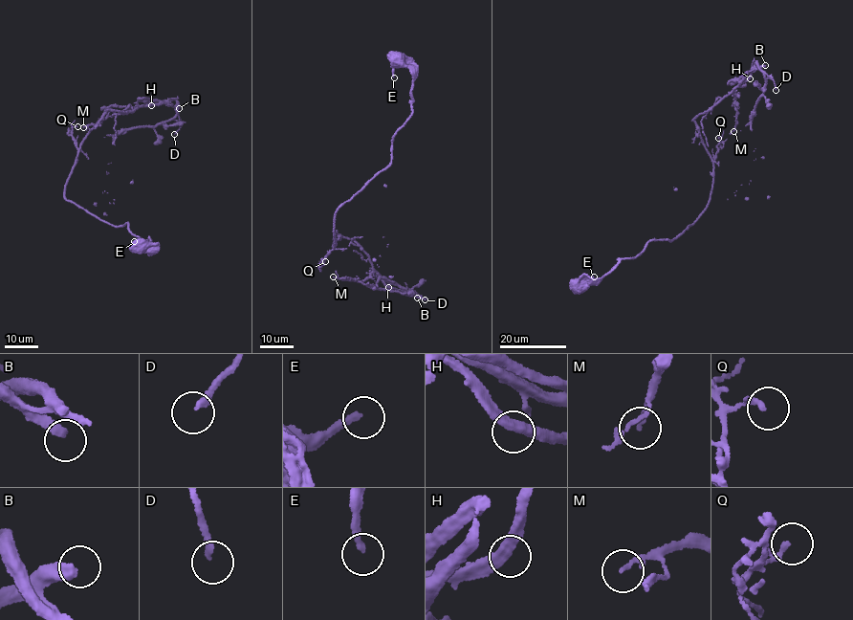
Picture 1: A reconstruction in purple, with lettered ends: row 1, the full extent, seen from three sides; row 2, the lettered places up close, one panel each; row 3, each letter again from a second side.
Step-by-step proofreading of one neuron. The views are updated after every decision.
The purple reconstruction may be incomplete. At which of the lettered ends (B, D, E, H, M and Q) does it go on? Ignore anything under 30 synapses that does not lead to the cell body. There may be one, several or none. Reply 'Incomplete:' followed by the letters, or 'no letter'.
Incomplete: B

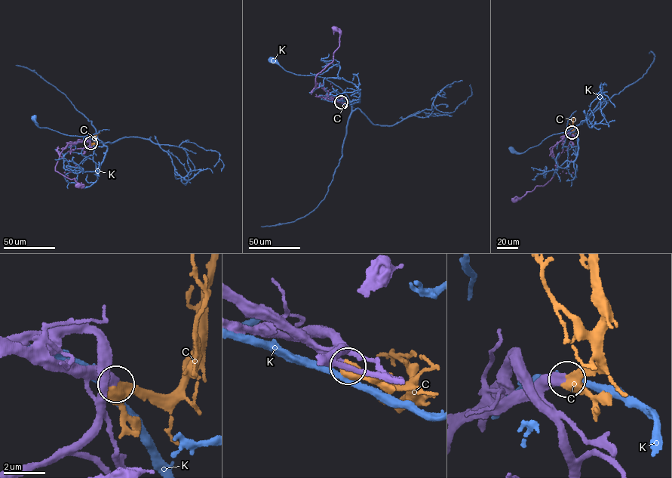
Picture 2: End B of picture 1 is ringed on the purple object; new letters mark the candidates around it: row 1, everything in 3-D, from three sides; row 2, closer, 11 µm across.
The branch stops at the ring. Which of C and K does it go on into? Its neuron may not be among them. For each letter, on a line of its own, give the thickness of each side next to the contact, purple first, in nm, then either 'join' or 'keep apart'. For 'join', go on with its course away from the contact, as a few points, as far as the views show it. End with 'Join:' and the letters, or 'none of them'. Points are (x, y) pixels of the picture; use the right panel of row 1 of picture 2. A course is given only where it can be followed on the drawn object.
C: calibres 480 and 420 nm; join; course (572, 132), (574, 118)
K: calibres 550 and 360 nm; keep apart
Join: C

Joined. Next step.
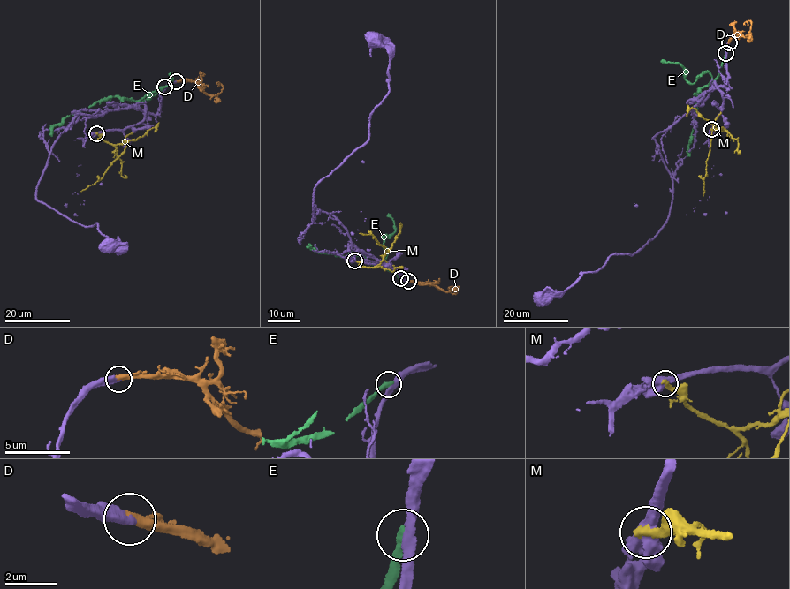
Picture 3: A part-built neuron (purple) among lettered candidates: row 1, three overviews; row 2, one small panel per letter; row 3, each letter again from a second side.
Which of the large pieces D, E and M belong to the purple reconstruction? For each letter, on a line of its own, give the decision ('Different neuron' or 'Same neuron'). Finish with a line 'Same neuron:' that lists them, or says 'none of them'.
D: Same neuron
E: Different neuron
M: Different neuron
Same neuron: D

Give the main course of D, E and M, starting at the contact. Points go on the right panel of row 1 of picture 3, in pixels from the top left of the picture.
D: (728, 42), (736, 33), (740, 35), (750, 35), (751, 23), (747, 21), (745, 25)
E: (725, 52), (718, 73), (711, 84), (704, 86), (696, 94), (697, 100), (688, 147), (689, 156)
M: (711, 129), (725, 129), (714, 125), (712, 130), (702, 196)

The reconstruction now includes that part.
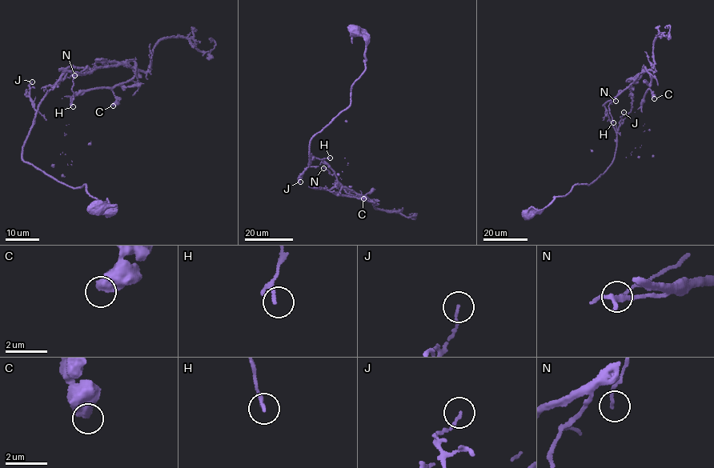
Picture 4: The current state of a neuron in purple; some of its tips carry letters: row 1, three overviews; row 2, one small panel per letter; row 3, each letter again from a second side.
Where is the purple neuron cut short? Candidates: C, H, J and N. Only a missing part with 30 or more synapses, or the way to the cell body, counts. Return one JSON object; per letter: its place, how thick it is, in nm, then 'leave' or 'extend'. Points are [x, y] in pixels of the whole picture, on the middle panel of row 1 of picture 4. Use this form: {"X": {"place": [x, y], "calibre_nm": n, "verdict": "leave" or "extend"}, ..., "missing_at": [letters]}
{"C": {"place": [363, 198], "calibre_nm": 650, "verdict": "leave"}, "H": {"place": [330, 158], "calibre_nm": 110, "verdict": "leave"}, "J": {"place": [300, 182], "calibre_nm": 120, "verdict": "leave"}, "N": {"place": [323, 168], "calibre_nm": 130, "verdict": "leave"}, "missing_at": []}

